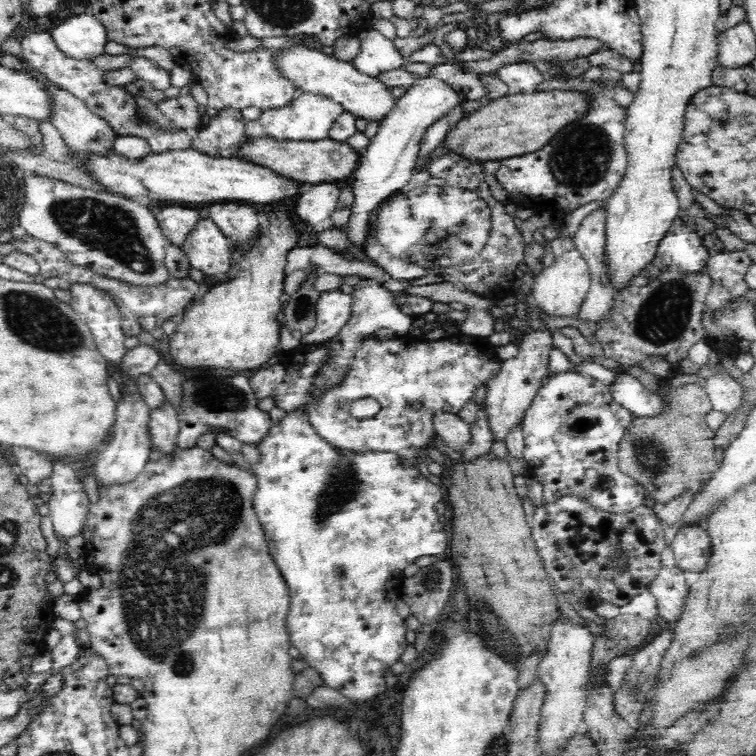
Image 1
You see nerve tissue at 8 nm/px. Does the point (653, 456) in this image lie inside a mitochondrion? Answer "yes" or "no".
yes

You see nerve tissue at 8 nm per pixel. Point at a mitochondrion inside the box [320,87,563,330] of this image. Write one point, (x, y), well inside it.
(450, 230)

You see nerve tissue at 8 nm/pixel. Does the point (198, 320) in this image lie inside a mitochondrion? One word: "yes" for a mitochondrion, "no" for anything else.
no

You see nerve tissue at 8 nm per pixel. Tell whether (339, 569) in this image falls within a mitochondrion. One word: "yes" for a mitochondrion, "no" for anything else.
yes

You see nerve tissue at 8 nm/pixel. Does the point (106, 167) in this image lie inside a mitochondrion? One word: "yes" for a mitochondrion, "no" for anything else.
no

